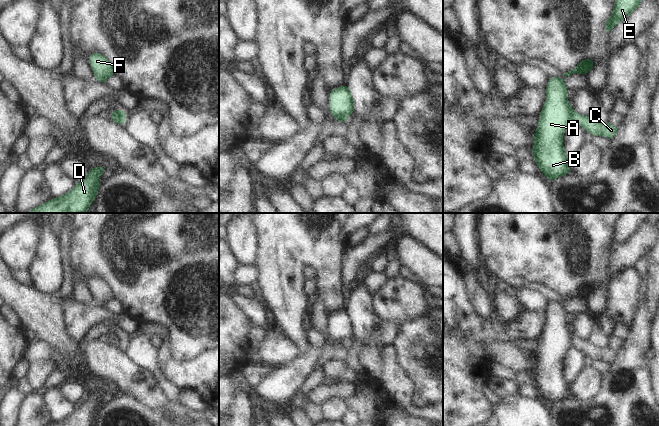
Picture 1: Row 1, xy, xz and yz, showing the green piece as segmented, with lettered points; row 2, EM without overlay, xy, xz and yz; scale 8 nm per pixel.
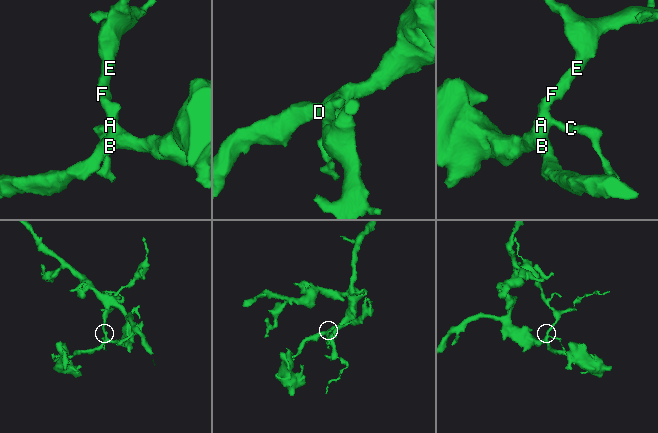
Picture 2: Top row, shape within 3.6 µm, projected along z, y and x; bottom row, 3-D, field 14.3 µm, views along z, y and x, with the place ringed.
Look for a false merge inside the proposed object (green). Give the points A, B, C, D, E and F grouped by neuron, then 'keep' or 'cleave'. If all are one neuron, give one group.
groups A B D E F / C; cleave

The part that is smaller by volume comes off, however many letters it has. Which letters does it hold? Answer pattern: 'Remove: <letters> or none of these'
Remove: C

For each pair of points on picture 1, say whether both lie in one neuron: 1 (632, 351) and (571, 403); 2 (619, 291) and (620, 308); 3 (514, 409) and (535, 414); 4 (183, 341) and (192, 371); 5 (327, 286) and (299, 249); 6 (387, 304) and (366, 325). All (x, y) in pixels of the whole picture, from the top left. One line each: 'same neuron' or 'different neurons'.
1: same neuron
2: same neuron
3: same neuron
4: different neurons
5: same neuron
6: different neurons

